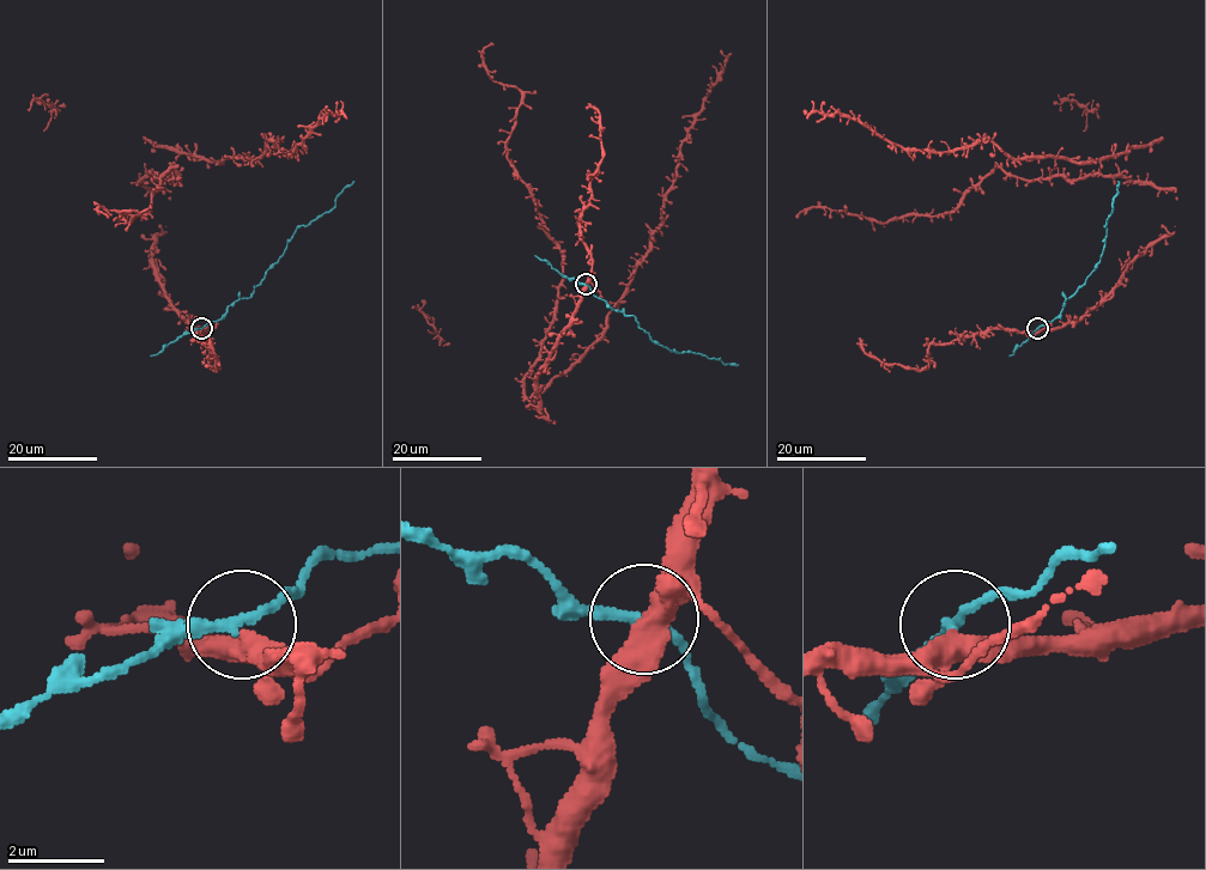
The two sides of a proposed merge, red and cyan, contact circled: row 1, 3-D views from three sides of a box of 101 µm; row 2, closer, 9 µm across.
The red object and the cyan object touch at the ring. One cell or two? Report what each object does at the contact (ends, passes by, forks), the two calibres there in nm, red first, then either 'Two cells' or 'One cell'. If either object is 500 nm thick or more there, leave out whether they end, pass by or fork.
At the ring red passes by. At the ring cyan passes by. Thickness 460 nm (red) against 180 nm. Two cells

